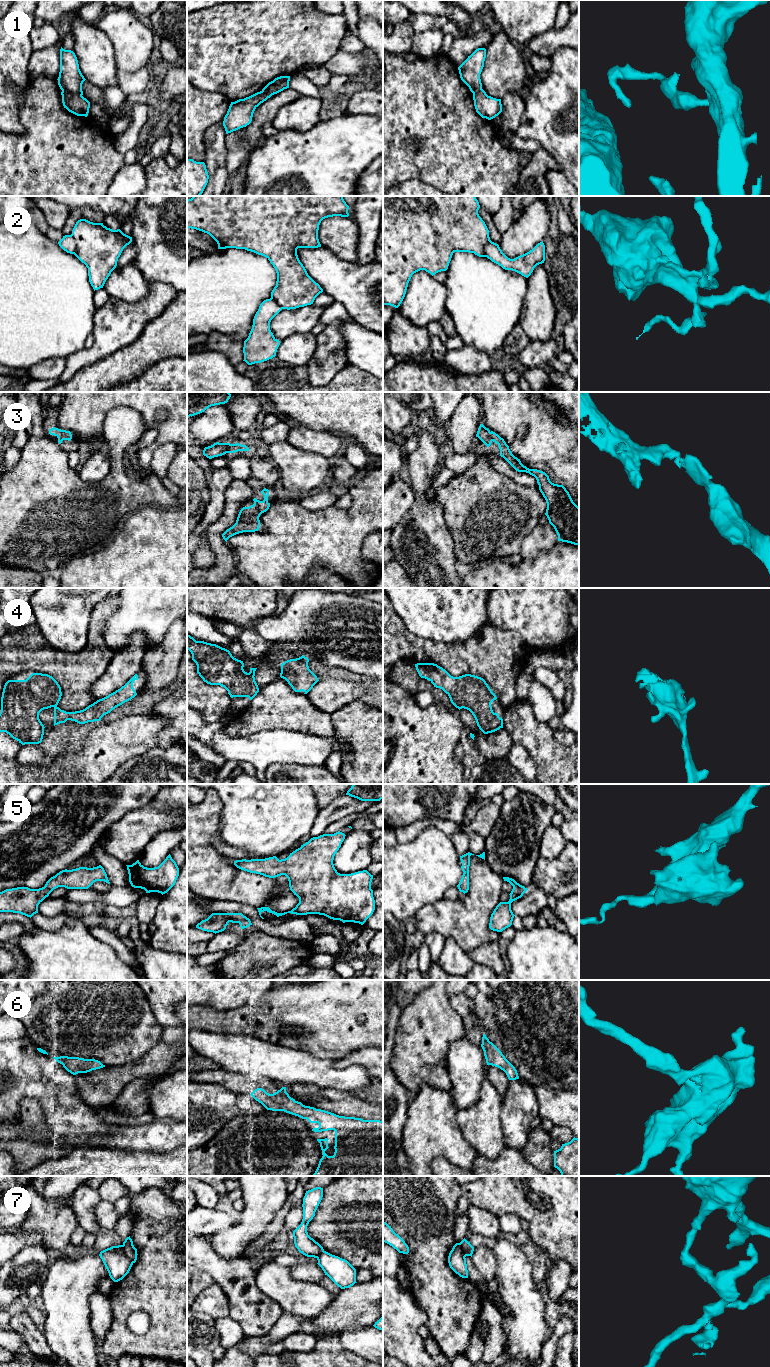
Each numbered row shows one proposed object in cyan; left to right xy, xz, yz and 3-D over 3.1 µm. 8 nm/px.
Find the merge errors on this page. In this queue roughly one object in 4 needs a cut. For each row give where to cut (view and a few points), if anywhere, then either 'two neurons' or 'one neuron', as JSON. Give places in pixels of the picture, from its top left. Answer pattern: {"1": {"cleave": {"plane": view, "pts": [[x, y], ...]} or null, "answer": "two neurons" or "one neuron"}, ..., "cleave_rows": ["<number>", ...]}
{"1": {"cleave": {"plane": "xy", "pts": [[62, 90], [81, 95]]}, "answer": "two neurons"}, "2": {"cleave": {"plane": "xy", "pts": [[70, 235], [74, 240], [75, 254]]}, "answer": "two neurons"}, "3": {"cleave": null, "answer": "one neuron"}, "4": {"cleave": {"plane": "xy", "pts": [[56, 705], [54, 707]]}, "answer": "two neurons"}, "5": {"cleave": null, "answer": "one neuron"}, "6": {"cleave": null, "answer": "one neuron"}, "7": {"cleave": {"plane": "xy", "pts": [[122, 1245], [125, 1254], [132, 1263]]}, "answer": "two neurons"}, "cleave_rows": ["1", "2", "4", "7"]}

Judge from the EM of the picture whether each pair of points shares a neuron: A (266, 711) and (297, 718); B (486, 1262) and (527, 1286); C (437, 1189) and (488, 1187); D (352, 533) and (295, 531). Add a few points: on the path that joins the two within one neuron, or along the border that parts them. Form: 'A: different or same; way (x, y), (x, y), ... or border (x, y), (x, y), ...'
A: same; way (274, 711), (289, 711)
B: different; border (491, 1250), (496, 1264), (498, 1291)
C: different; border (459, 1186), (461, 1195)
D: same; way (338, 533), (309, 533)

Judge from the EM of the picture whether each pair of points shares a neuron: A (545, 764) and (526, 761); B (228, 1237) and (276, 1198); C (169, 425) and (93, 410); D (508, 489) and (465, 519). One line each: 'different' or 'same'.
A: different
B: same
C: same
D: same

